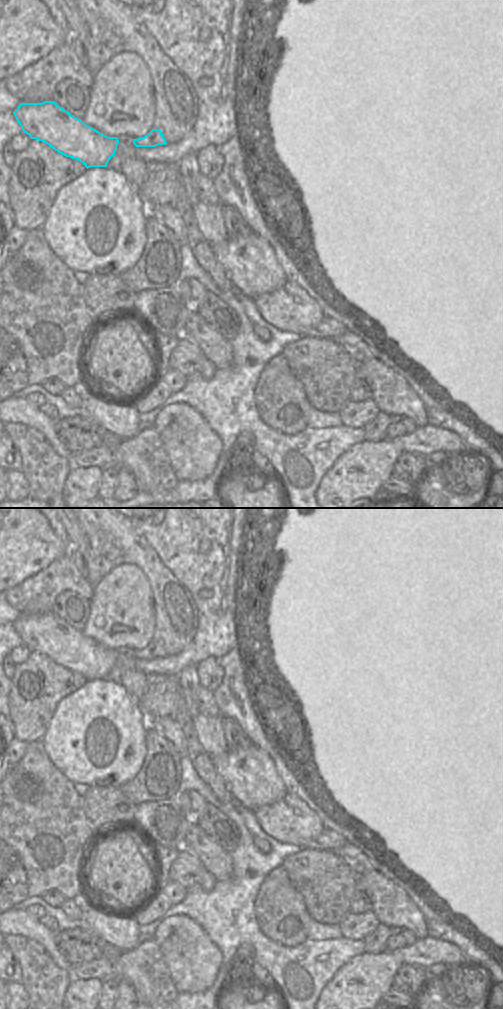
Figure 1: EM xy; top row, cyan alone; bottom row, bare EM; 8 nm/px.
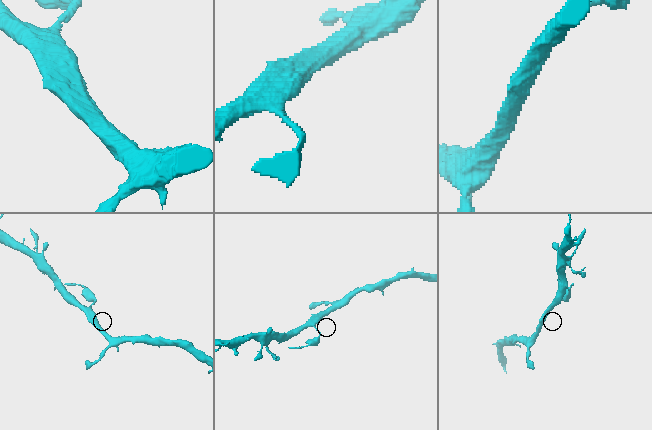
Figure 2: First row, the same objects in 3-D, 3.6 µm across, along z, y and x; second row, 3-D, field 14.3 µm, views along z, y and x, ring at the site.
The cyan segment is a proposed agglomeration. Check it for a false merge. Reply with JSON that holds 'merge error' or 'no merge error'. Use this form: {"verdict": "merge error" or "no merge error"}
{"verdict": "merge error"}

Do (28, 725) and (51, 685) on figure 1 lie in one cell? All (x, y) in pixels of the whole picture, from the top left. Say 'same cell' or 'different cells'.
same cell

